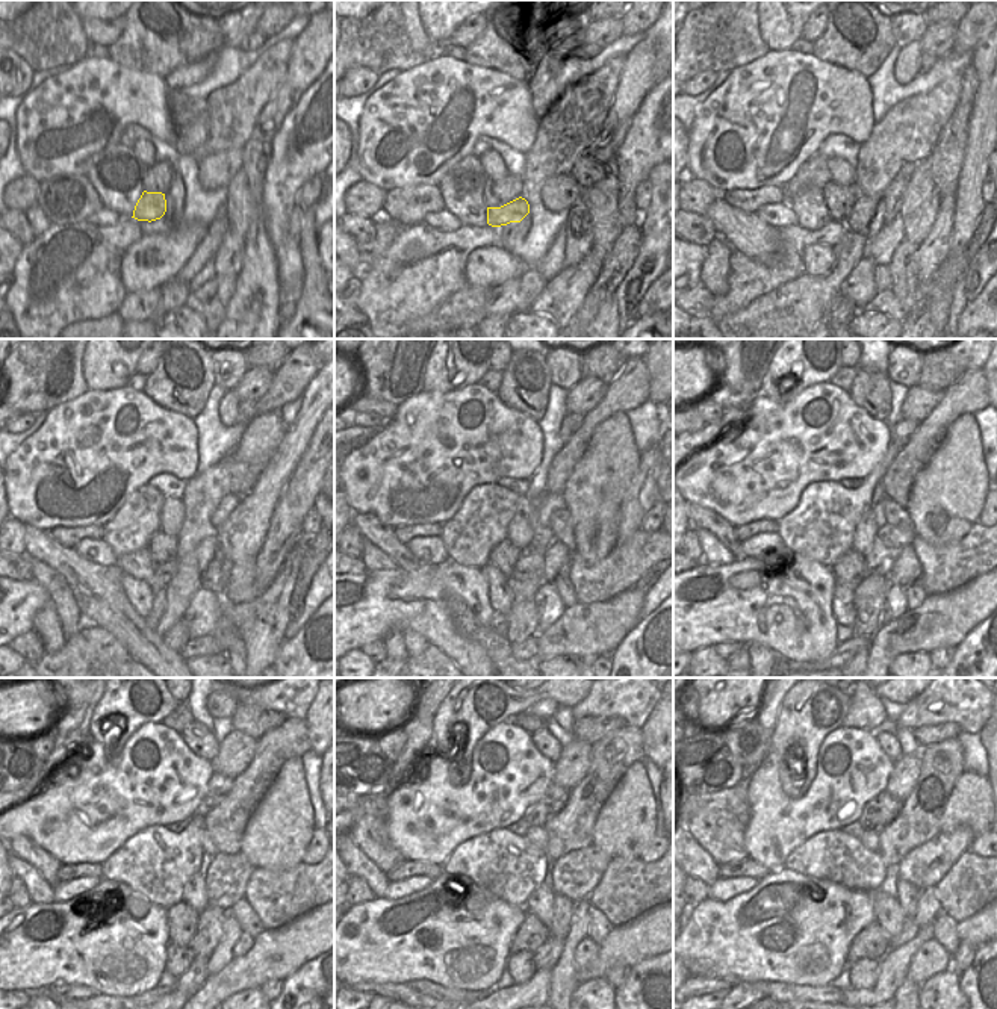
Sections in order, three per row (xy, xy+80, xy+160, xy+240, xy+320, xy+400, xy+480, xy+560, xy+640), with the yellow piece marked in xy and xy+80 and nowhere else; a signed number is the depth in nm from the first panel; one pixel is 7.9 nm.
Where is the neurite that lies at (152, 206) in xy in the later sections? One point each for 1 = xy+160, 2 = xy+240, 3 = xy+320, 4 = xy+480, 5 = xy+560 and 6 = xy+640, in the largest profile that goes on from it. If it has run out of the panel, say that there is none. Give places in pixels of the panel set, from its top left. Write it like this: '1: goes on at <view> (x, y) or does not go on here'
1: goes on at xy+160 (864, 209)
2: goes on at xy+240 (206, 552)
3: goes on at xy+320 (557, 558)
4: goes on at xy+480 (248, 920)
5: goes on at xy+560 (599, 928)
6: goes on at xy+640 (944, 928)

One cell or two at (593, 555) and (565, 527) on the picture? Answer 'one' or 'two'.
two

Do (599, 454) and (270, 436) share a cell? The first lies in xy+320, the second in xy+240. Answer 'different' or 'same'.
same

